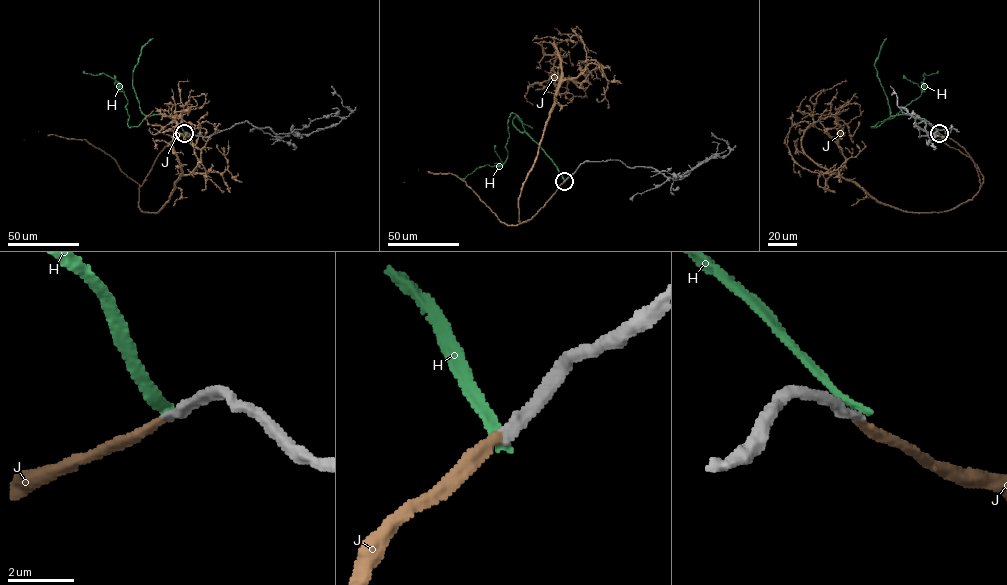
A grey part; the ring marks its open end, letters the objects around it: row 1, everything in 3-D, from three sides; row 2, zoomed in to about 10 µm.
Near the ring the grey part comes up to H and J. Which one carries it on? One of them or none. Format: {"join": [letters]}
{"join": ["J"]}

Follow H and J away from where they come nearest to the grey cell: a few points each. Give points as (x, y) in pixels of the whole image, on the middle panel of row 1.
H: (565, 181), (511, 112), (506, 160), (499, 166), (480, 166), (463, 180)
J: (564, 181), (519, 221), (561, 75), (553, 44), (554, 75), (573, 78), (586, 93), (568, 99)

